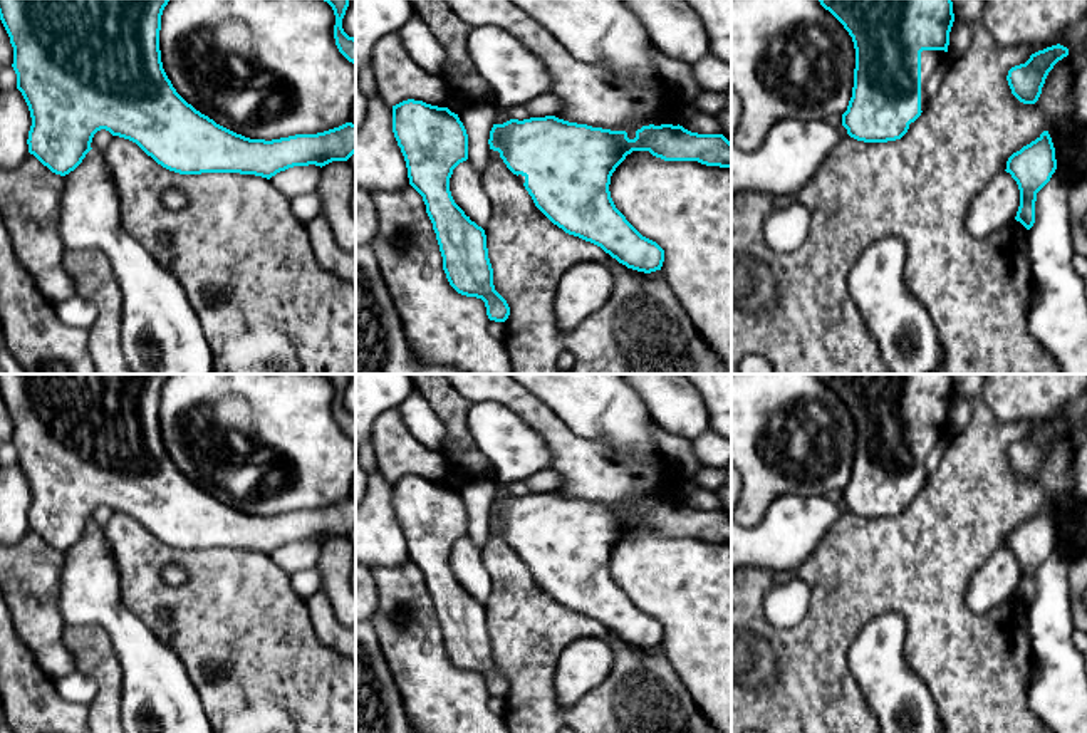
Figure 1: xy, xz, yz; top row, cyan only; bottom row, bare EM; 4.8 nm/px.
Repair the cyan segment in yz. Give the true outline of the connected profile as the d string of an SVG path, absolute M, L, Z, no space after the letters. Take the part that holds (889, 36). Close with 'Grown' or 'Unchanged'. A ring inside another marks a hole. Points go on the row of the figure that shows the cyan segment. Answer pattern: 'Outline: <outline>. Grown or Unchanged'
Outline: M819 0L849 32L856 49L854 87L842 126L864 143L901 139L928 106L926 86L948 52L951 0Z. Grown

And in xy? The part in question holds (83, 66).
Outline: M0 0L0 20L13 47L17 89L32 117L29 153L52 173L65 176L92 149L97 131L106 129L136 143L163 168L179 174L240 173L270 179L294 166L325 166L347 161L356 153L356 124L317 134L295 134L280 139L250 139L237 134L188 104L168 79L159 50L161 15L169 0Z. Unchanged

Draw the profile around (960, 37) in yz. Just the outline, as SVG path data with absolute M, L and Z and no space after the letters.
M953 22L949 32L948 55L954 60L961 57L971 44L973 30L965 22Z

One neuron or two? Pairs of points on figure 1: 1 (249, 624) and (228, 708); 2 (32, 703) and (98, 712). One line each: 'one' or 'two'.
1: one
2: two

